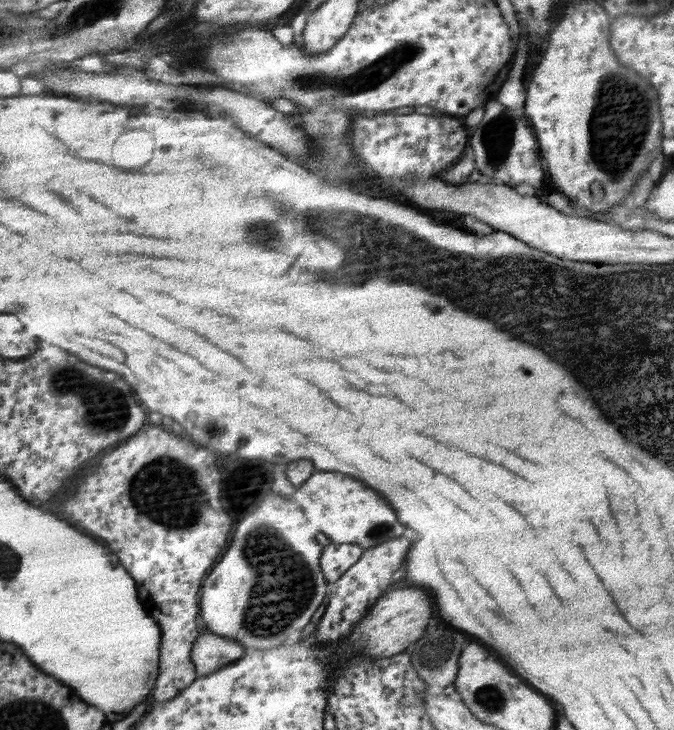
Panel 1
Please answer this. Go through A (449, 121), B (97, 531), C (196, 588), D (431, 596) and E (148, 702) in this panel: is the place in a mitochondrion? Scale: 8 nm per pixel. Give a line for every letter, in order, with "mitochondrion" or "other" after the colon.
A: other
B: other
C: other
D: other
E: other

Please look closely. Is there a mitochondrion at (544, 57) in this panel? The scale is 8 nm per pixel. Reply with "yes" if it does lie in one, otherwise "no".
no

